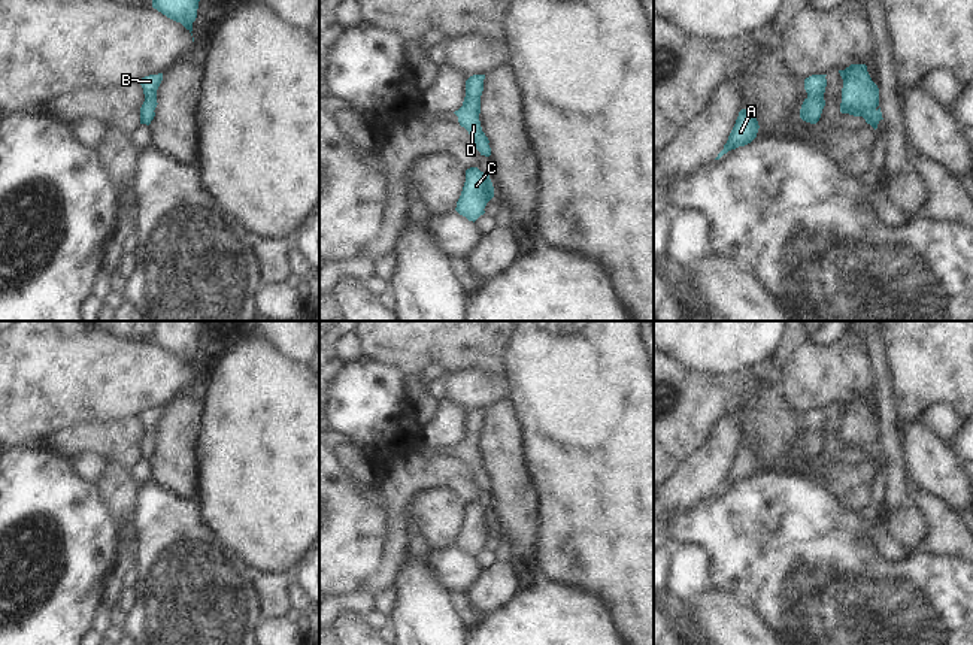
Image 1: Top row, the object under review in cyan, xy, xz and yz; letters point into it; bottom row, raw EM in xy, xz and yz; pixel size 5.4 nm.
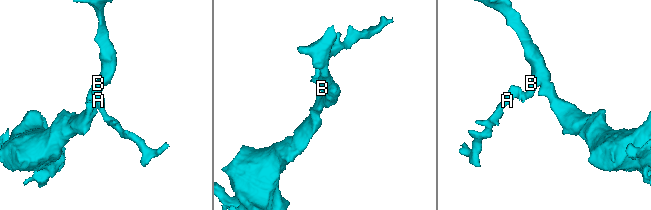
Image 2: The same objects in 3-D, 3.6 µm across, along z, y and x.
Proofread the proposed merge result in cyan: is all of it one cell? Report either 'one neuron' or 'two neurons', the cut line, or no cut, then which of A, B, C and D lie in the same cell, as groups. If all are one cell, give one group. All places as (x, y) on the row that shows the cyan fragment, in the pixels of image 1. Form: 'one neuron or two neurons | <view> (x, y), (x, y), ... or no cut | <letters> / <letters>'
one neuron | no cut | A B C D

